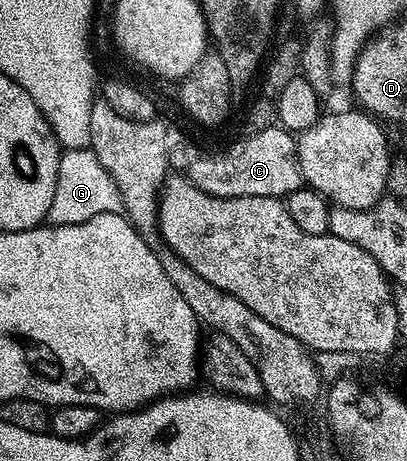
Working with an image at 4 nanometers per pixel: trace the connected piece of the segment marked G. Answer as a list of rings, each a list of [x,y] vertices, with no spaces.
[[[80,147],[74,151],[62,150],[59,167],[53,180],[53,196],[51,209],[47,219],[54,227],[63,225],[79,225],[91,221],[91,217],[99,217],[103,213],[118,214],[122,210],[121,194],[111,181],[111,173],[99,165],[99,157],[89,147]]]

